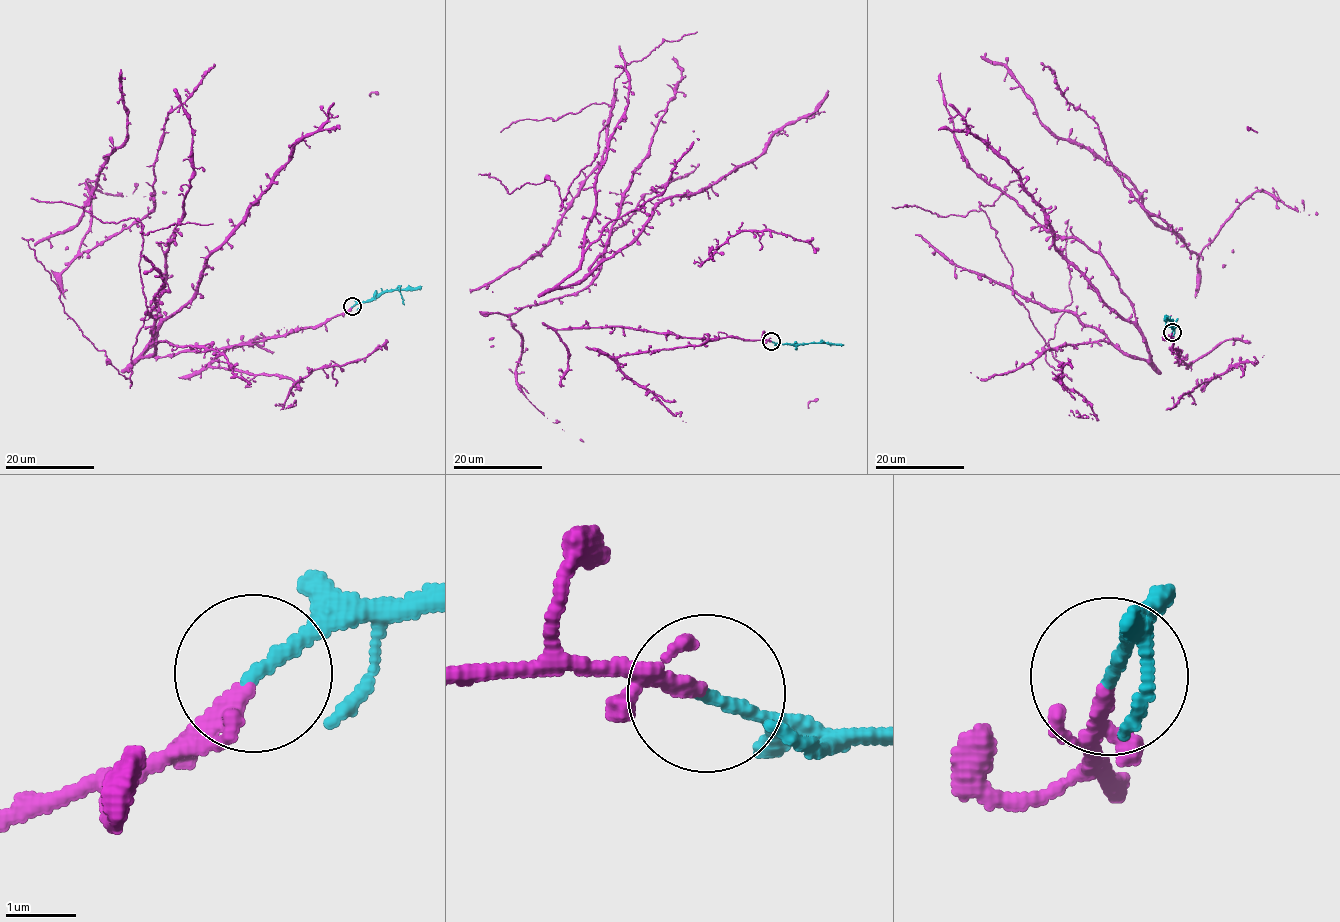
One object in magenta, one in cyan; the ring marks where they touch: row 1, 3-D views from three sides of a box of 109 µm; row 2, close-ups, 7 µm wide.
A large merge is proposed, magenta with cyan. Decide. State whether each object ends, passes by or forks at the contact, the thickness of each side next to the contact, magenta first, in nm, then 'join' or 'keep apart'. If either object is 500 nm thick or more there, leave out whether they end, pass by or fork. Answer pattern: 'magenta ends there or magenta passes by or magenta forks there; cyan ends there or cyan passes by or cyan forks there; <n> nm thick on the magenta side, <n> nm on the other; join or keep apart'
magenta passes by; cyan ends there; 180 nm thick on the magenta side, 190 nm on the other; join

